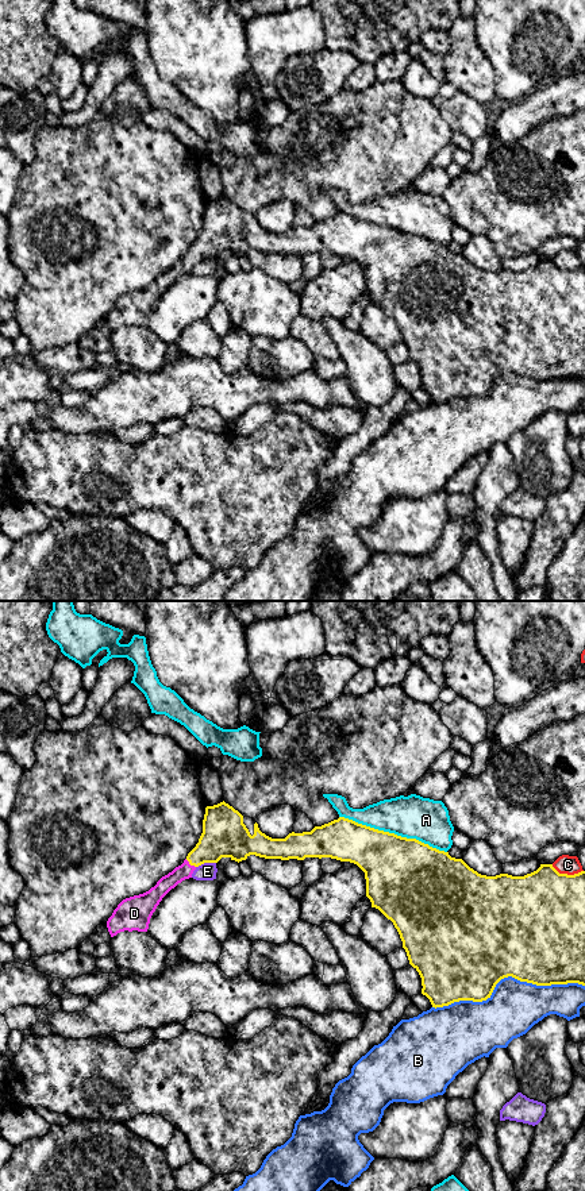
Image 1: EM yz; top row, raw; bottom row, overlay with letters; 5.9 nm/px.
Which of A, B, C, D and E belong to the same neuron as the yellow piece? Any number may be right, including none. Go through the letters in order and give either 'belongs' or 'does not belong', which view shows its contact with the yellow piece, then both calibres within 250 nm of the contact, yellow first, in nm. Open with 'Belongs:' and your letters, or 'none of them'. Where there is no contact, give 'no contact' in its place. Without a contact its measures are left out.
Belongs: D
A: does not belong; meets yellow in yz; 440 nm thick on the yellow side, 260 nm on the other
B: does not belong; meets yellow in yz; 500 nm thick on the yellow side, 320 nm on the other
C: does not belong; meets yellow in yz; 460 nm thick on the yellow side, 110 nm on the other
D: belongs; meets yellow in yz; 240 nm thick on the yellow side, 90 nm on the other
E: does not belong; meets yellow in yz; 260 nm thick on the yellow side, 110 nm on the other

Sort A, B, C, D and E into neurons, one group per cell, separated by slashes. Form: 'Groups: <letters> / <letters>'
Groups: A / B / C / D / E

